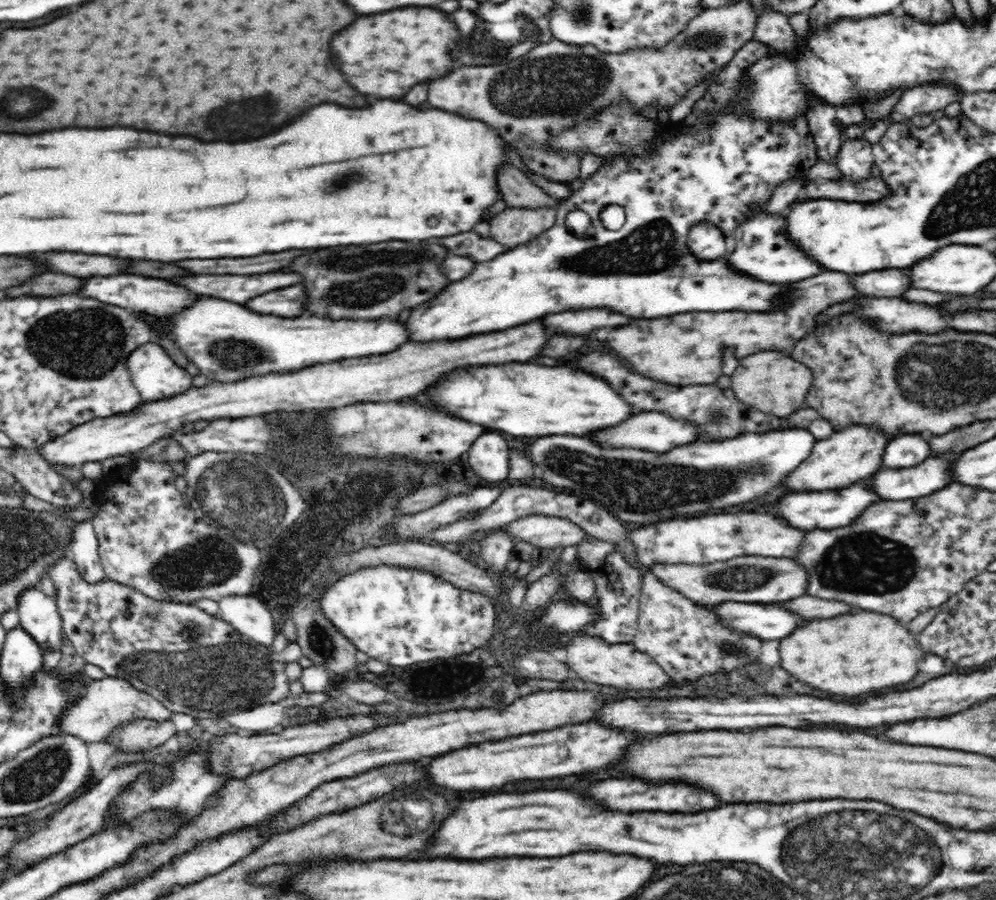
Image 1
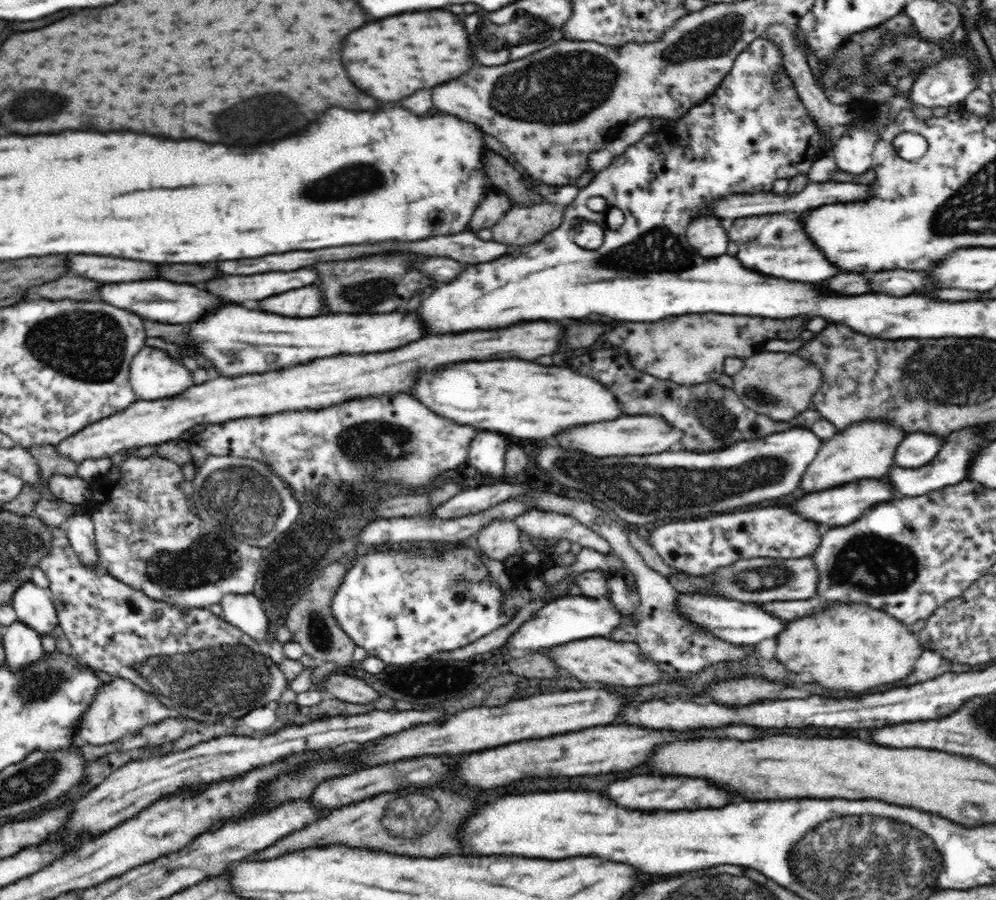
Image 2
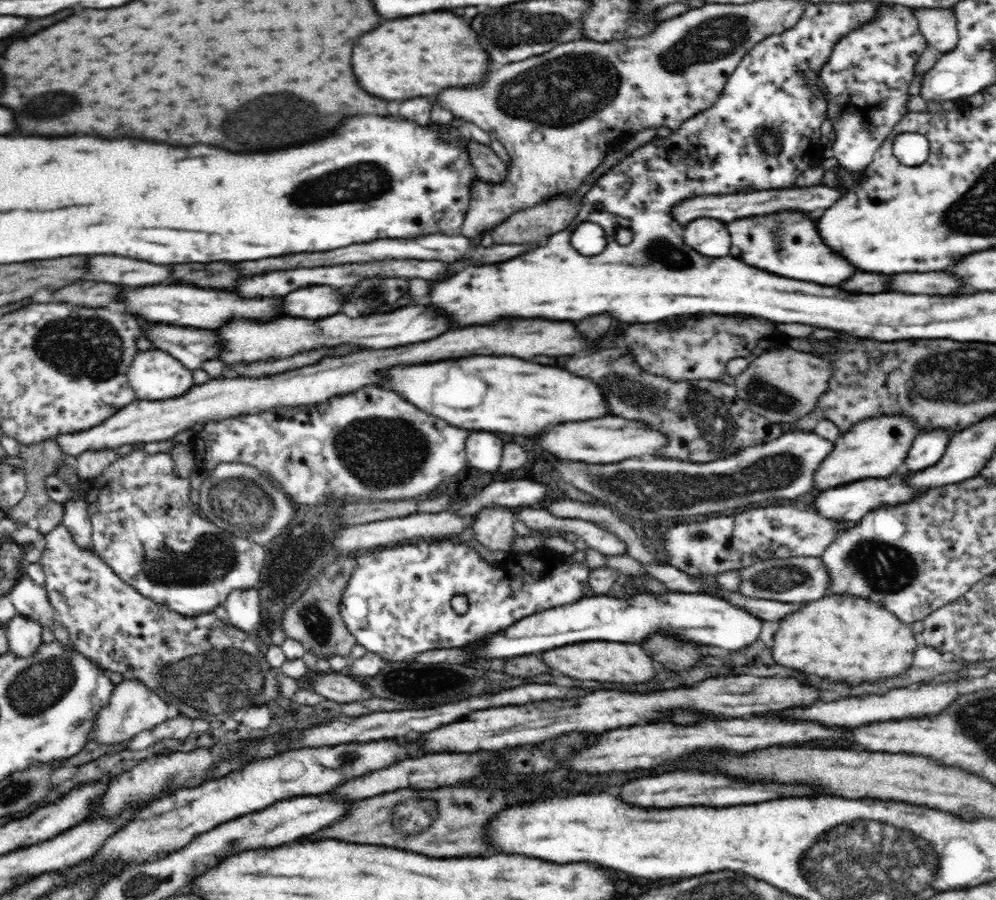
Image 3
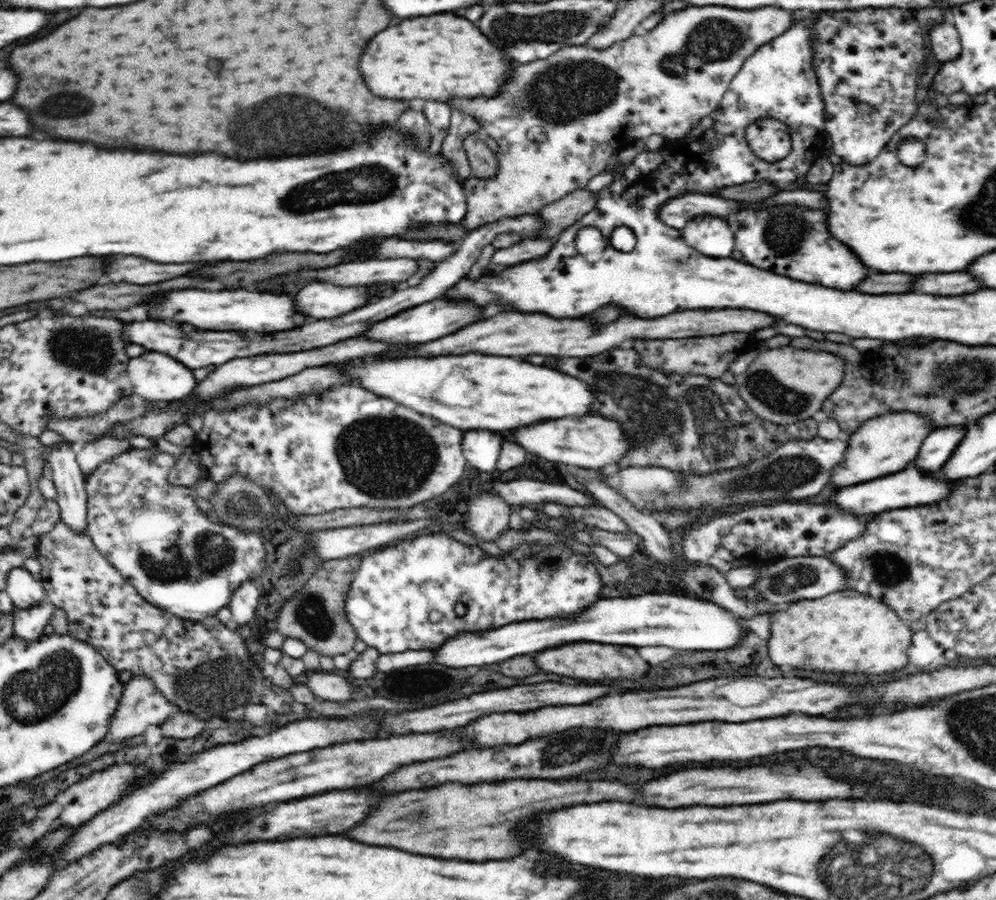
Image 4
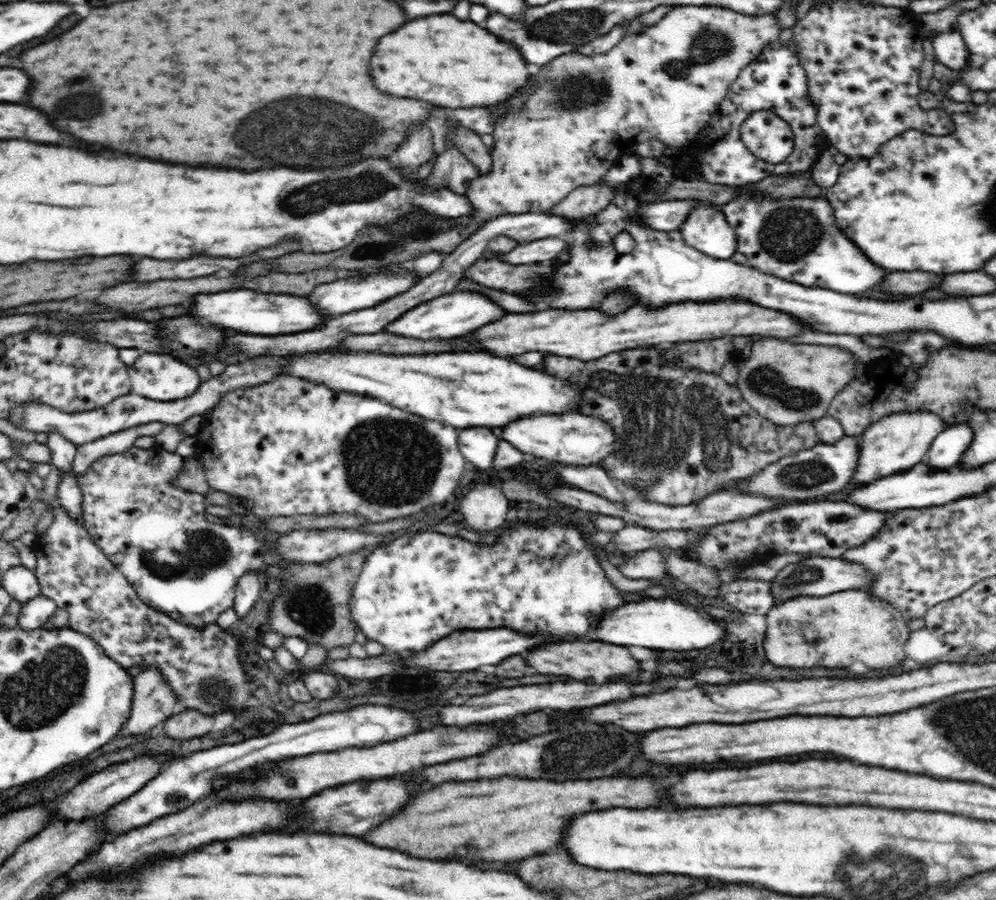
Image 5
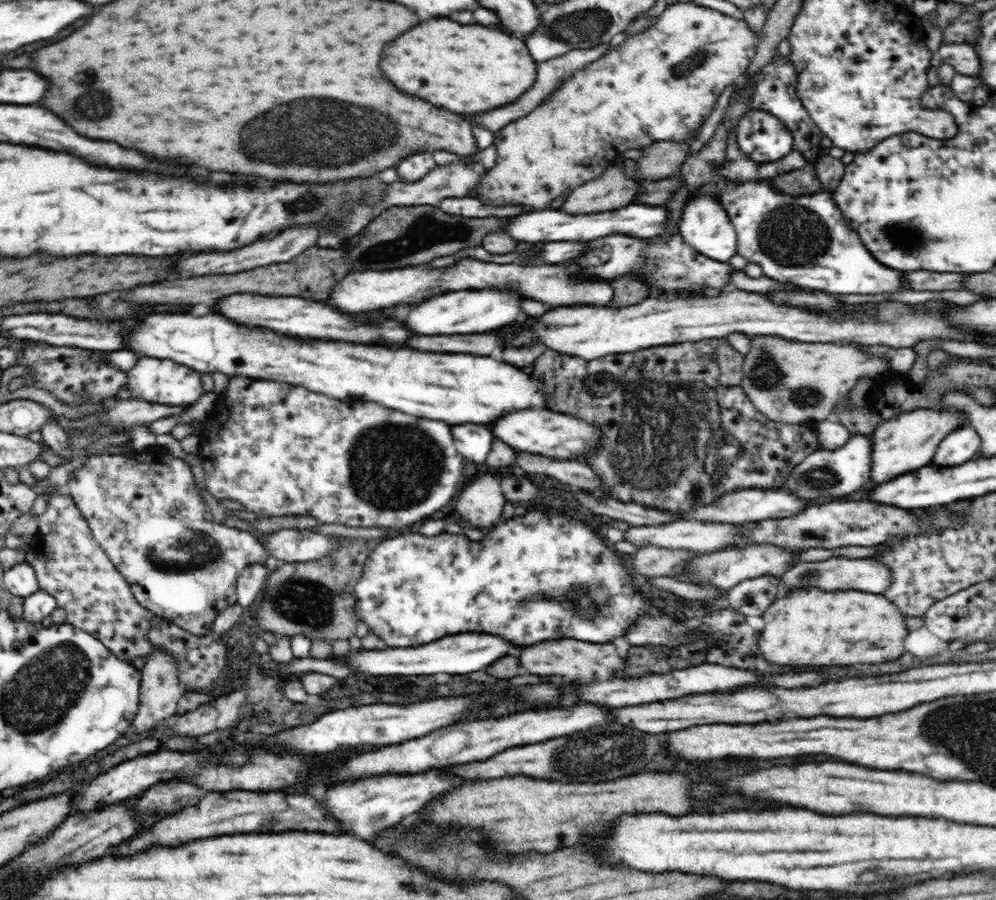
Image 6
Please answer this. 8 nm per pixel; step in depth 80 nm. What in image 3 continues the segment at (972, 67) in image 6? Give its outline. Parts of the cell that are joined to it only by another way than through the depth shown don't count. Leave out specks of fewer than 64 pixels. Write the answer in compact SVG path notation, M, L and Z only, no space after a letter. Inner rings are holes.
M912 8L927 44L942 55L956 48L957 20L952 8Z

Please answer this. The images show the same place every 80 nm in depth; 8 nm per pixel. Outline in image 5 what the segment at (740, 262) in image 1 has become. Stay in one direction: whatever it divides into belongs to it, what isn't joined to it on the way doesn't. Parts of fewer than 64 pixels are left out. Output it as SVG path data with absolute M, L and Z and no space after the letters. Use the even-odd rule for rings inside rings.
M738 194L720 209L736 233L737 251L746 256L749 266L764 274L800 282L802 286L836 290L840 294L872 290L886 276L836 226L832 205L824 196L774 200L762 194Z

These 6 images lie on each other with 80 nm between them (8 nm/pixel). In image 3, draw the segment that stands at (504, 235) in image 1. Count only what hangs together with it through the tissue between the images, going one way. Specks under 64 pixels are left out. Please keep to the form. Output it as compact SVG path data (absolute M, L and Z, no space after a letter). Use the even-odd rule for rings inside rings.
M560 196L559 198L551 199L542 204L532 206L532 208L526 208L526 210L520 210L512 216L508 216L506 220L500 222L491 230L493 236L493 244L496 245L542 245L545 240L564 230L569 223L576 218L576 214L580 212L582 203L580 203L579 196L572 196L570 198Z

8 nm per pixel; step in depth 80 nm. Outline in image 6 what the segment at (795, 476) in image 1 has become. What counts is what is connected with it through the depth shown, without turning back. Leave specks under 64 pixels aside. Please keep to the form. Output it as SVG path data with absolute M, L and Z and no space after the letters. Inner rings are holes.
M916 409L902 412L876 426L872 439L872 470L870 480L875 483L888 482L896 476L928 466L934 460L938 444L956 428L967 424L966 415L955 409Z

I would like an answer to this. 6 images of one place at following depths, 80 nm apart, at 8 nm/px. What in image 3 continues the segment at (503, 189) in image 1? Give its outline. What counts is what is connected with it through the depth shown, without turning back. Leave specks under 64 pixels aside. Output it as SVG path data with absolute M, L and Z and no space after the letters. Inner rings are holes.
M467 141L467 152L478 180L500 184L507 175L507 165L485 143Z

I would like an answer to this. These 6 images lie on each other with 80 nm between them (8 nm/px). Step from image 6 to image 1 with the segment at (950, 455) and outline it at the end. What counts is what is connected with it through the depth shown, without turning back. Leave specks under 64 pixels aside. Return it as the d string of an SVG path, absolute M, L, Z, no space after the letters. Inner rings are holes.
M912 433L894 437L884 450L884 467L910 468L922 464L930 456L930 445L925 434Z

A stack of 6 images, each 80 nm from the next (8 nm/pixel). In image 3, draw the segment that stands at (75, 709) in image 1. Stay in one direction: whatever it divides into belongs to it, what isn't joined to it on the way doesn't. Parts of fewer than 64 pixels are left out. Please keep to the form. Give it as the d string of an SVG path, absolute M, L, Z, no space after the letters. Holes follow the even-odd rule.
M125 679L114 684L108 704L96 716L96 726L92 732L92 744L95 746L109 746L124 743L142 730L150 730L157 724L168 720L174 714L173 707L166 703L162 697L152 693L144 683L136 679Z

